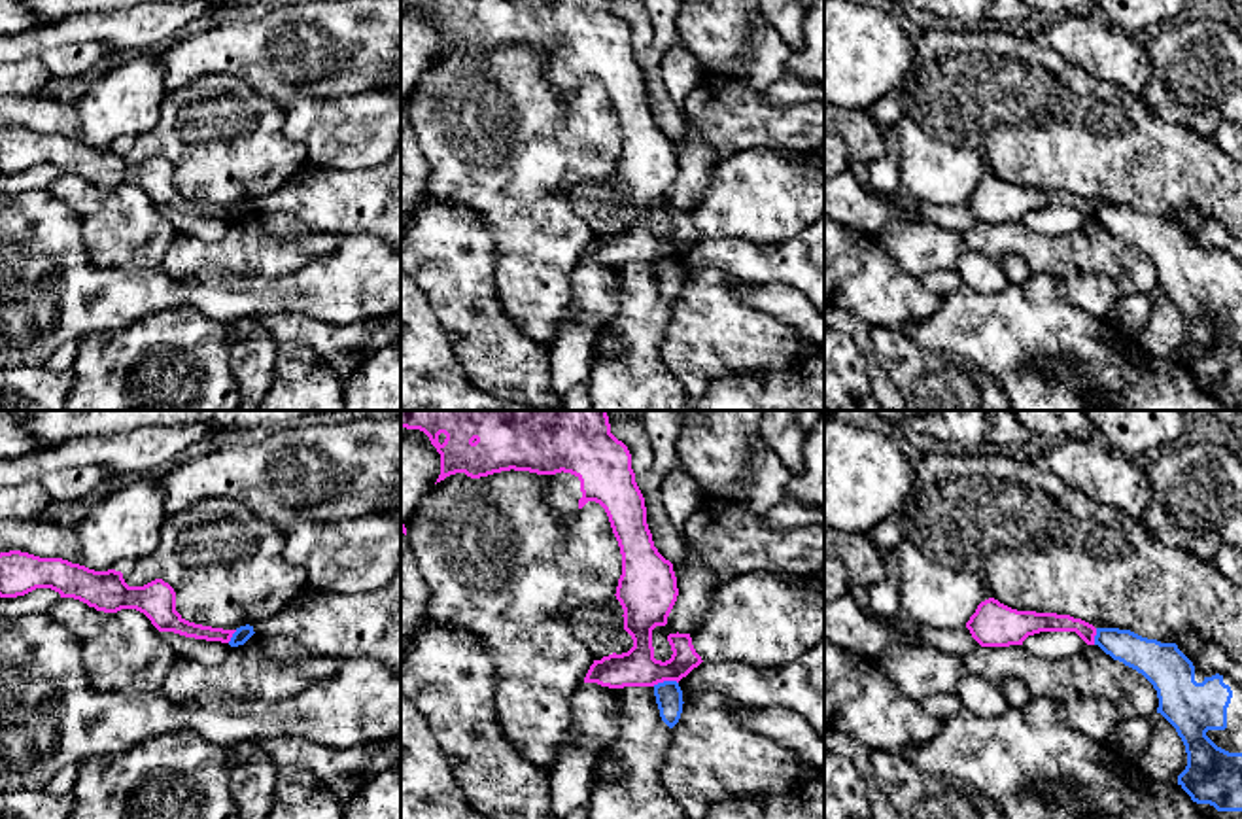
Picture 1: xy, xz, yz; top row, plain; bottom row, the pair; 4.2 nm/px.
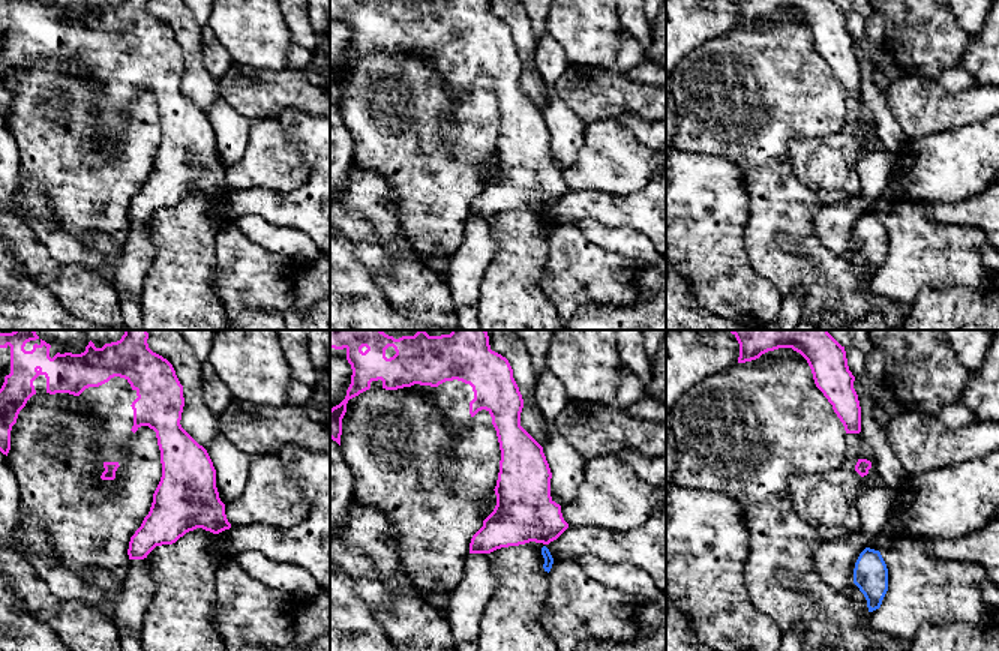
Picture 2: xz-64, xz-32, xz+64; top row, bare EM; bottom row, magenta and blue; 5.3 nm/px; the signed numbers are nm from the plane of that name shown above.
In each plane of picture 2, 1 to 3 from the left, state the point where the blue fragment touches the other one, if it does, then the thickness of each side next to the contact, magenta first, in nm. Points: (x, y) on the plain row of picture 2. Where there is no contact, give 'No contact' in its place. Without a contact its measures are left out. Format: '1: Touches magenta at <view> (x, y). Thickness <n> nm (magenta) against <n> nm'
1: No contact
2: No contact
3: No contact

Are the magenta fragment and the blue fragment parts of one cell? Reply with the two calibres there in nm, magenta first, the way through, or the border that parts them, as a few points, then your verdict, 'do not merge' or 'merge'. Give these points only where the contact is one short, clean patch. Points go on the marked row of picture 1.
160 nm thick on the magenta side, 110 nm on the other; do not merge

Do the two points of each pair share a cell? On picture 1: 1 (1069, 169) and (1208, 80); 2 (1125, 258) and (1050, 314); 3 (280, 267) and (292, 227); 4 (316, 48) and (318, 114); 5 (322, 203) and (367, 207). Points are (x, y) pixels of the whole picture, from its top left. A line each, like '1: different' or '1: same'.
1: different
2: different
3: same
4: different
5: same

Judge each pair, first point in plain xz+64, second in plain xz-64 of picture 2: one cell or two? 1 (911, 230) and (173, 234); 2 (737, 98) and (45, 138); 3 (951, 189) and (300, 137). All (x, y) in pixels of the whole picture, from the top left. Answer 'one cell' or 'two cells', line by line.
1: two cells
2: one cell
3: two cells

